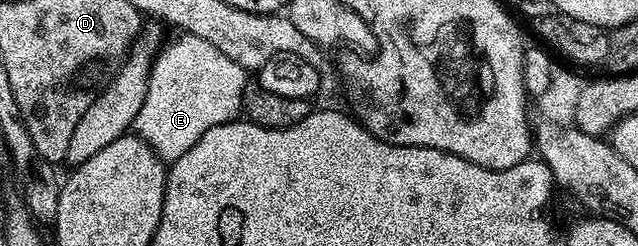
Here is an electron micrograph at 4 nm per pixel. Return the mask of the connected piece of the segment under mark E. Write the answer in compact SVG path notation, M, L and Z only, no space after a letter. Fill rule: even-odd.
M185 33L155 55L148 74L146 100L134 123L135 133L165 164L186 156L212 127L235 121L243 109L248 72L210 42Z

